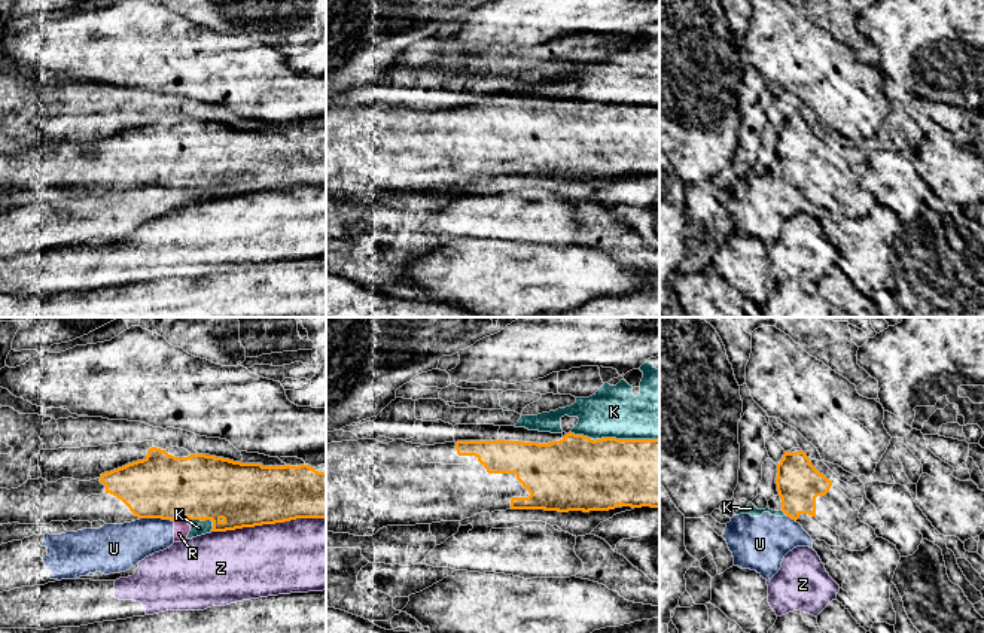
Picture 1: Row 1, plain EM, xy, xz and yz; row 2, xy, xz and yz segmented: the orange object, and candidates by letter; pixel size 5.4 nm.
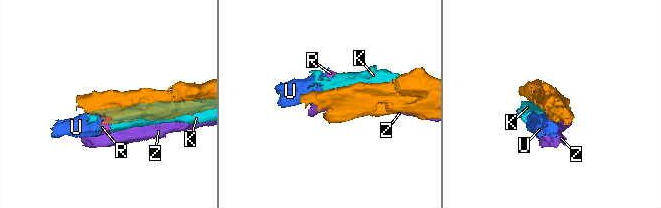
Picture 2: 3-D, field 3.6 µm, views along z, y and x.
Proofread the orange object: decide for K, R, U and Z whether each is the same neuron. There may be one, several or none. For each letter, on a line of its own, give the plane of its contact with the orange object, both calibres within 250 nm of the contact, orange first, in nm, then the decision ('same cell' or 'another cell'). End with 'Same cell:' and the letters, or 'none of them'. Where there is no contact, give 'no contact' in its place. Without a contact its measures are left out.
K: xz | 380/280 nm | another cell
R: xy | 360/90 nm | another cell
U: xy | 360/240 nm | another cell
Z: xy | 360/400 nm | another cell
Same cell: none of them

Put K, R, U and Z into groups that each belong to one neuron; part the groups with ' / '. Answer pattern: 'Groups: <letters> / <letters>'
Groups: K R U / Z

